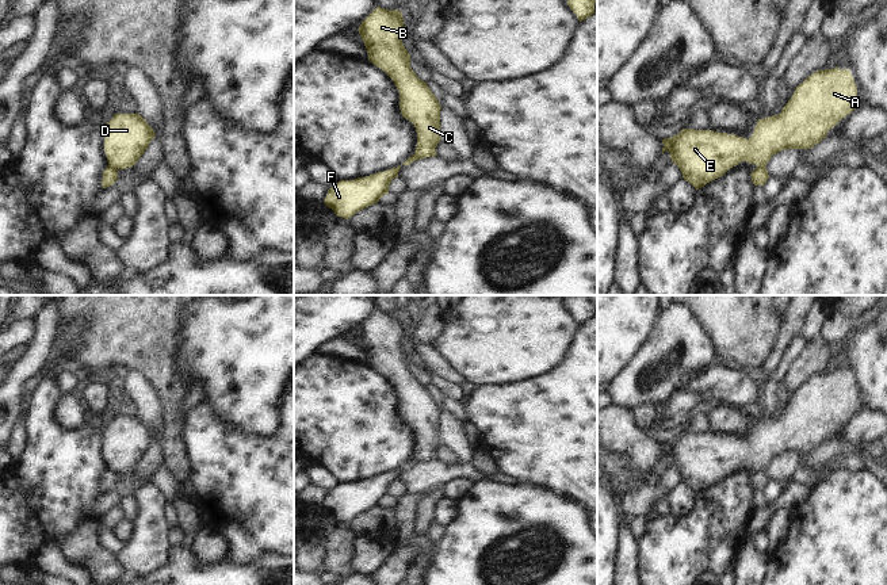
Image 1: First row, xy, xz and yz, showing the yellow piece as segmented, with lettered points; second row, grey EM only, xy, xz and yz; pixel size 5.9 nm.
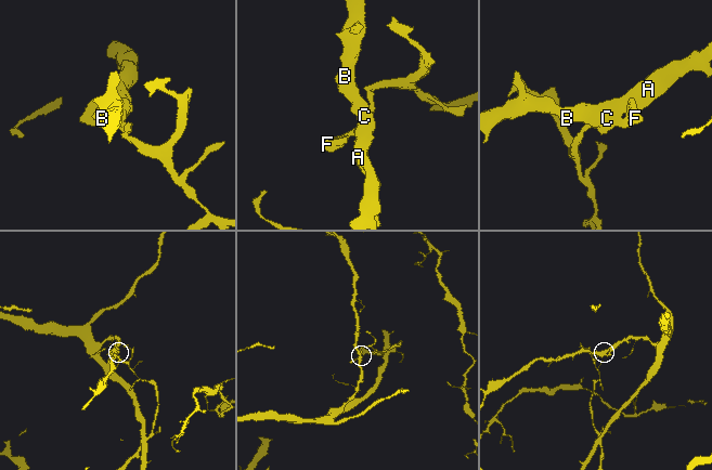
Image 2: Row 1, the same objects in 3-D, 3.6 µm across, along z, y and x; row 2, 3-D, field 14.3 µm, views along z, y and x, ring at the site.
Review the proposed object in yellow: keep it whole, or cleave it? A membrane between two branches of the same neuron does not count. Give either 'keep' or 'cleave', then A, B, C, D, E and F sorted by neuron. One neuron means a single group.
cleave; groups A B C D E / F

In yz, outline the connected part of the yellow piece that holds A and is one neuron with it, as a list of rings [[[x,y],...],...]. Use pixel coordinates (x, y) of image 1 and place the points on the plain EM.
[[[849,372],[817,374],[795,391],[792,401],[783,410],[779,418],[757,424],[749,443],[735,437],[718,436],[712,433],[683,432],[677,439],[664,441],[664,455],[670,456],[684,483],[696,493],[723,479],[730,471],[741,464],[765,470],[771,460],[785,452],[811,452],[819,447],[830,432],[842,421],[859,412],[857,390]]]

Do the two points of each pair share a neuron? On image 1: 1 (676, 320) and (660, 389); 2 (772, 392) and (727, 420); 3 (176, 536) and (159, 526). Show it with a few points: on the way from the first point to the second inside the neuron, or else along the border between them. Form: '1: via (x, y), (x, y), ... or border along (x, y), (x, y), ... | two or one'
1: via (681, 337), (687, 344), (687, 355), (677, 371) | one
2: border along (741, 406), (756, 424) | two
3: border along (172, 528), (171, 547) | two

